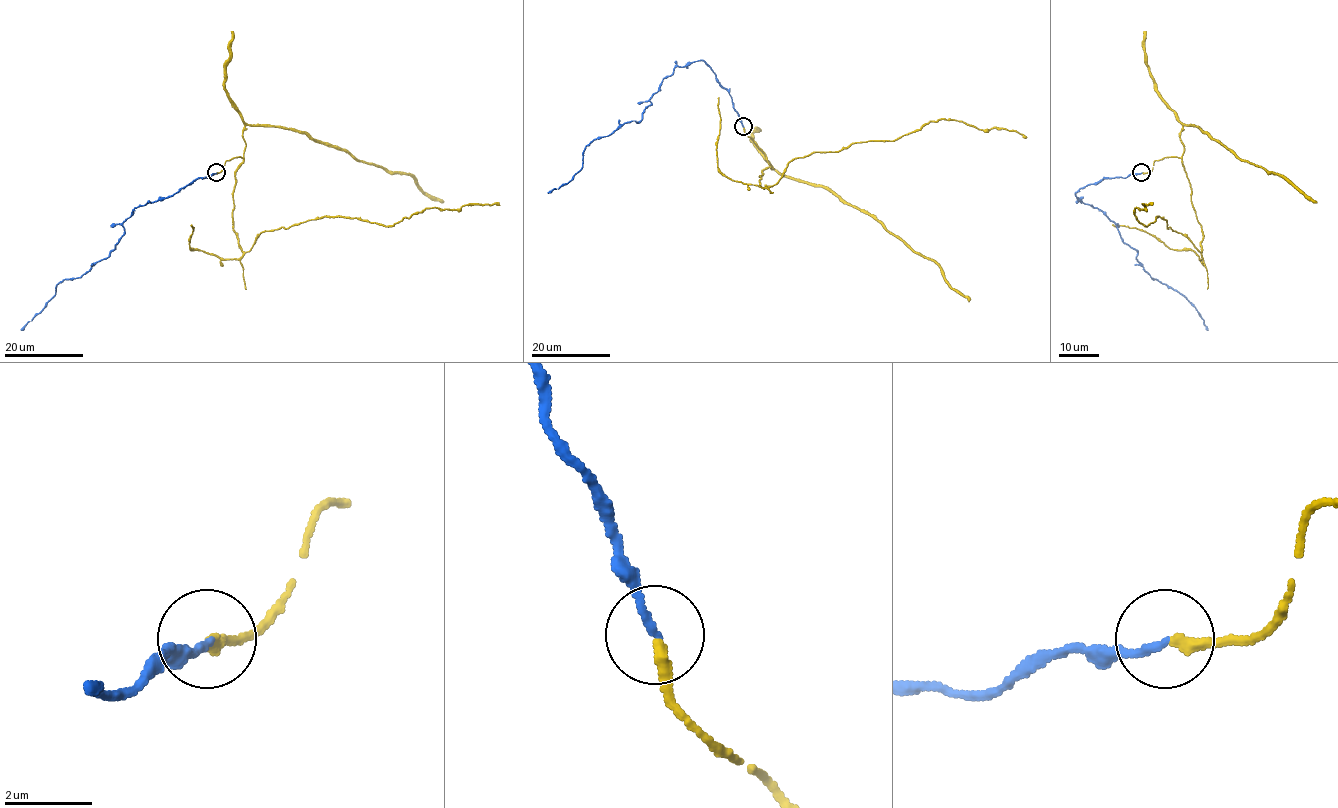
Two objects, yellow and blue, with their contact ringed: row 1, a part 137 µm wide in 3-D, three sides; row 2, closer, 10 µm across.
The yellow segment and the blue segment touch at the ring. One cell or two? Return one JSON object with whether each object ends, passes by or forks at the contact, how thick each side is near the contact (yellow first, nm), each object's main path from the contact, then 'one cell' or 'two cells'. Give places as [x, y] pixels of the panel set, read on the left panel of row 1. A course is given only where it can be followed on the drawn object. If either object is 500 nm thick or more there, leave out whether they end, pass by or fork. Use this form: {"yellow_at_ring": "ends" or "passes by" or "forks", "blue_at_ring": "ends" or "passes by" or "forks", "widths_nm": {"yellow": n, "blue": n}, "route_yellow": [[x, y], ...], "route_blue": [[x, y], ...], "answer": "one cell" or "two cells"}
{"yellow_at_ring": "ends", "blue_at_ring": "ends", "widths_nm": {"yellow": 280, "blue": 170}, "route_yellow": [[216, 172], [243, 159], [233, 203], [243, 251], [261, 232], [326, 217], [390, 225], [426, 209], [499, 205]], "route_blue": [[216, 172], [135, 208], [108, 257], [80, 277], [63, 279], [21, 330]], "answer": "one cell"}

